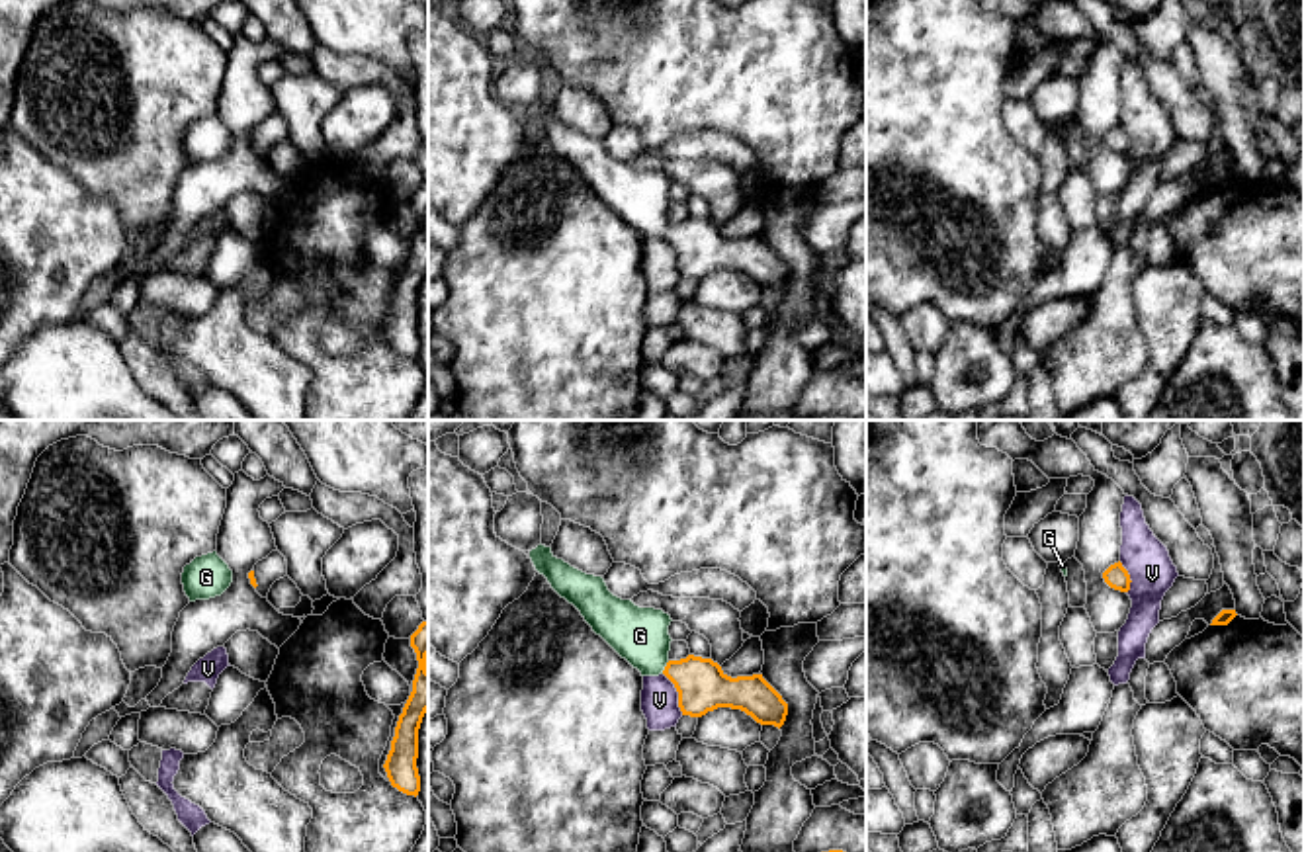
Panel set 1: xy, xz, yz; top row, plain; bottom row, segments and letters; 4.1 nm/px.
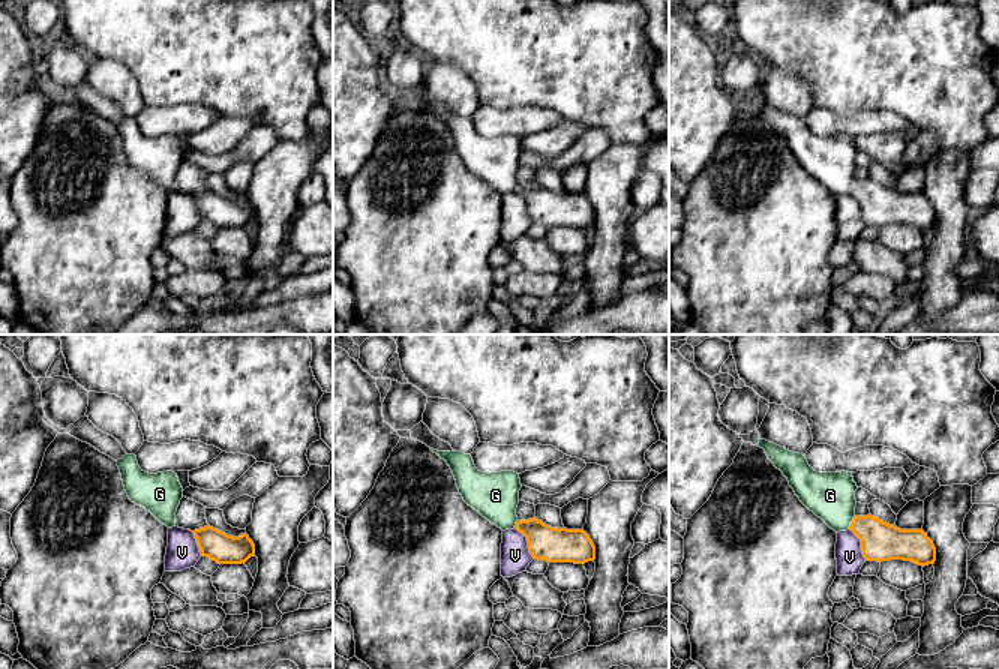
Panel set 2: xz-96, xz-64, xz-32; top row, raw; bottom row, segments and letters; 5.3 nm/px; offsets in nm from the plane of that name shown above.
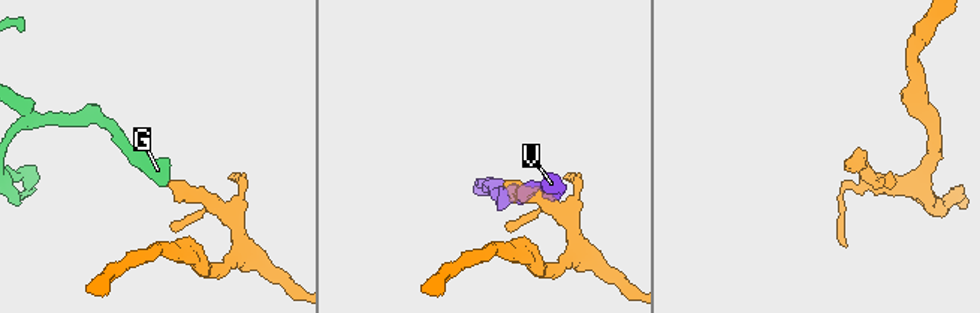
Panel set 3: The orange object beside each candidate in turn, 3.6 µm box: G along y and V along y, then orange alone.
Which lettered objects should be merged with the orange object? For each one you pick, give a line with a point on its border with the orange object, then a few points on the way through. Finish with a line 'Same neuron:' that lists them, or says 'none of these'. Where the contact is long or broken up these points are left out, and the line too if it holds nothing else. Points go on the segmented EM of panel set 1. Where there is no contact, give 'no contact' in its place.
G: contact xz (665, 667); way xz (702, 686), (693, 677), (665, 667), (640, 636)
Same neuron: G

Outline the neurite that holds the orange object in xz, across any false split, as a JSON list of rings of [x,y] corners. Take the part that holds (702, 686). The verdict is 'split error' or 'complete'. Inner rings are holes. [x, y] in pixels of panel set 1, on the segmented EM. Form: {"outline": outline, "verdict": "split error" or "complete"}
{"outline": [[[542,543],[530,551],[530,559],[551,588],[641,676],[665,674],[674,684],[682,715],[702,717],[731,707],[761,725],[784,725],[788,703],[762,674],[731,678],[712,659],[694,655],[671,660],[669,614],[614,596],[602,576],[571,567]]], "verdict": "split error"}

